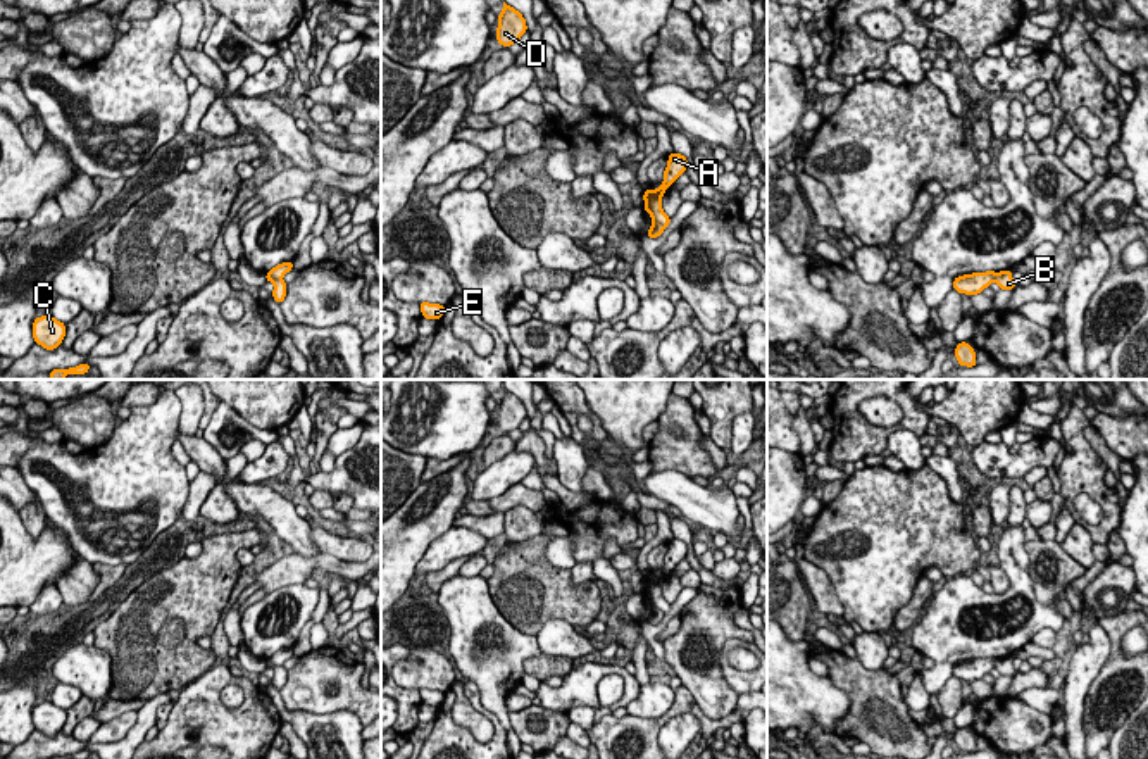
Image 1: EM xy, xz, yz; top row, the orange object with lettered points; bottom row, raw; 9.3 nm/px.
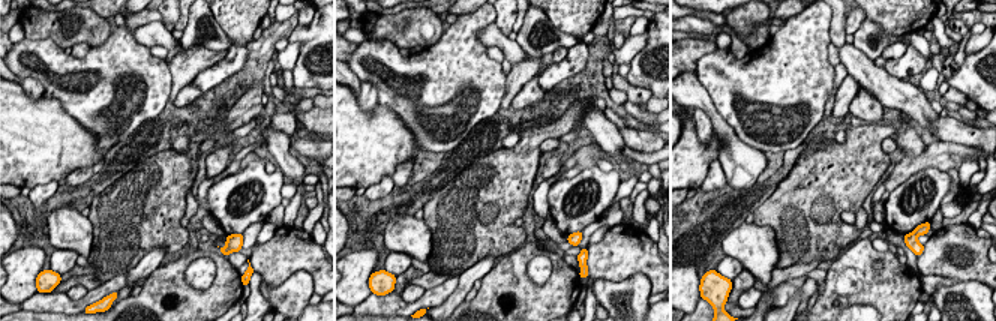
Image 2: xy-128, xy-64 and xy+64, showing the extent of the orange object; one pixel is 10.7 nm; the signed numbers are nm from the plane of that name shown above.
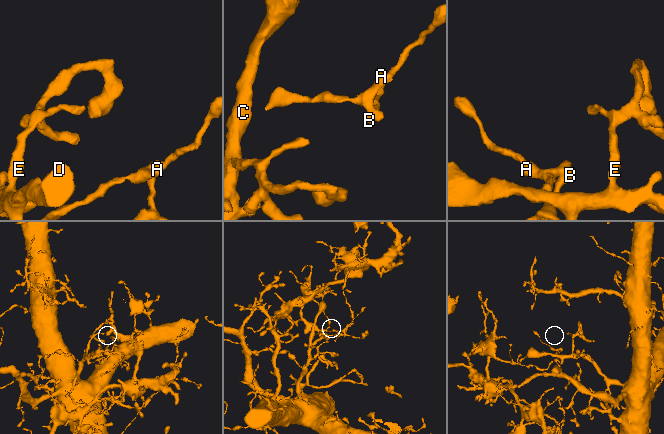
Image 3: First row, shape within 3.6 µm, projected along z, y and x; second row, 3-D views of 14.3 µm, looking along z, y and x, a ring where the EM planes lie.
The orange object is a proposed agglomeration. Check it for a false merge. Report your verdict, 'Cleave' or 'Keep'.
Cleave

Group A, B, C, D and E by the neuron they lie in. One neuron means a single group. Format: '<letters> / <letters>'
A C D E / B

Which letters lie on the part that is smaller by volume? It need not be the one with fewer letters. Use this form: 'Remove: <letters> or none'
Remove: B

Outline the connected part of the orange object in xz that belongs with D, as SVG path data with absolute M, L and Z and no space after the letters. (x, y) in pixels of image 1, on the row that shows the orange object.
M503 2L503 10L498 16L496 40L508 48L519 43L521 36L527 31L526 19L519 10Z

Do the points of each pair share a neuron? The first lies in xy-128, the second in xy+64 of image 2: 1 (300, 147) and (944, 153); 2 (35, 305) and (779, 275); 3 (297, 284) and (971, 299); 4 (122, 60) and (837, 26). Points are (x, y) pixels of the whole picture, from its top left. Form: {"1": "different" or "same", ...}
{"1": "different", "2": "different", "3": "same", "4": "different"}

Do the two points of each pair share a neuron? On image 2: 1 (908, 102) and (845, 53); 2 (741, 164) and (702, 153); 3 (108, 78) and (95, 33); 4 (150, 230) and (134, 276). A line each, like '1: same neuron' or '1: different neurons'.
1: same neuron
2: different neurons
3: different neurons
4: different neurons

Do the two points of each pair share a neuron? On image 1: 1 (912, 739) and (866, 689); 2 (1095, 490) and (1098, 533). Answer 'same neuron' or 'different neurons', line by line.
1: same neuron
2: same neuron

